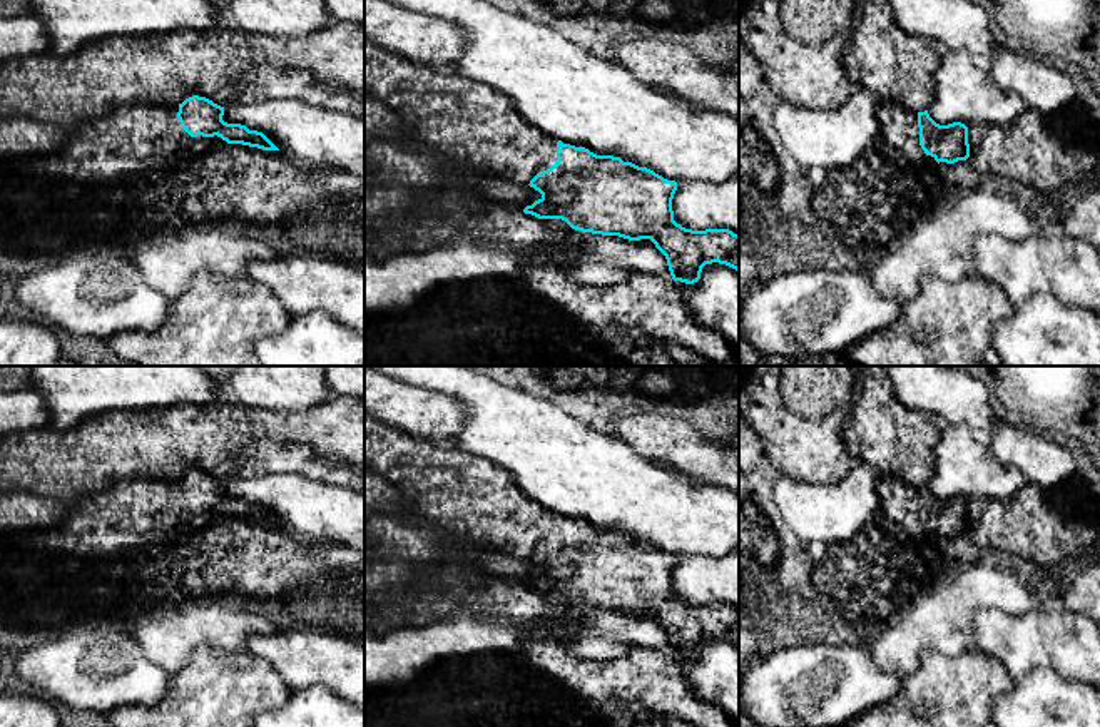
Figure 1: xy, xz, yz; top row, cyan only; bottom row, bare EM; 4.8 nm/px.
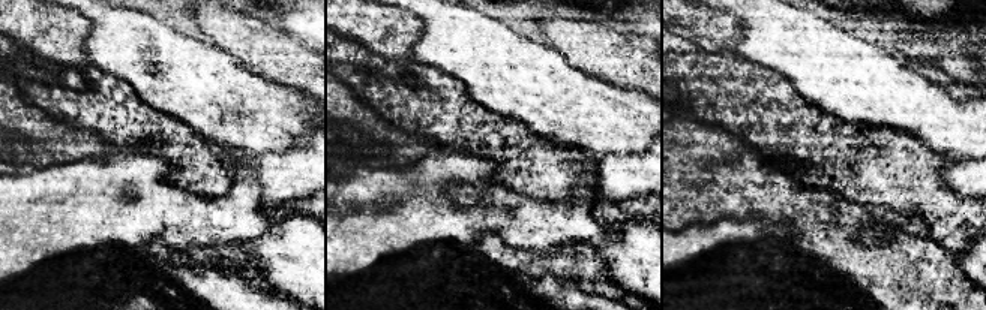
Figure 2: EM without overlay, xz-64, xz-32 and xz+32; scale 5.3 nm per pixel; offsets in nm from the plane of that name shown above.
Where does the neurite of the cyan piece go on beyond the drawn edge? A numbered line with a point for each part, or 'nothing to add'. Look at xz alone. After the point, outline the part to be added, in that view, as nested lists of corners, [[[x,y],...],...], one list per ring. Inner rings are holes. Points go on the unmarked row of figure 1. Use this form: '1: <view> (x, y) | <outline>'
1: xz (473, 500) | [[[364,413],[364,468],[390,481],[406,510],[470,543],[475,553],[502,553],[528,560],[537,548],[557,536],[558,513],[530,500],[508,471],[453,445],[411,438],[368,413]]]

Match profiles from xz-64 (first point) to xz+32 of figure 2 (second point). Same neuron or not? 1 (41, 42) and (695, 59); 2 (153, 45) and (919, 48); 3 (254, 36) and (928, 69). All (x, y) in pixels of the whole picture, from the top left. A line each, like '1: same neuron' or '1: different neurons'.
1: different neurons
2: different neurons
3: different neurons

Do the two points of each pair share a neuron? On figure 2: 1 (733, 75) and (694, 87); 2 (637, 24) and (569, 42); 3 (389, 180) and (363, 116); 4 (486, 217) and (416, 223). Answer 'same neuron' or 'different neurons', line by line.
1: same neuron
2: different neurons
3: different neurons
4: same neuron

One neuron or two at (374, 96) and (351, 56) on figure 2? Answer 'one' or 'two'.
one

